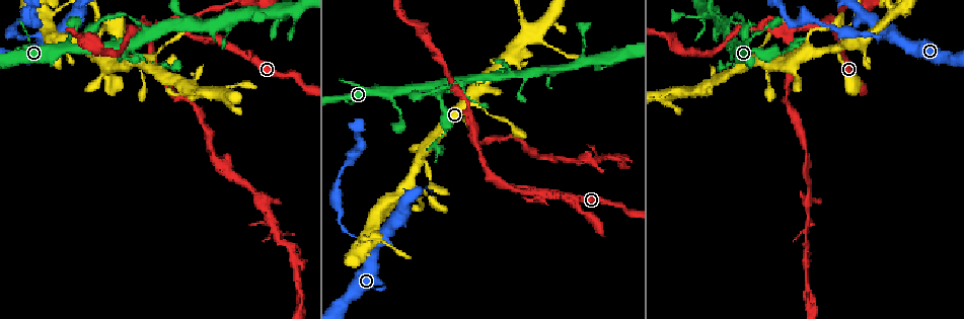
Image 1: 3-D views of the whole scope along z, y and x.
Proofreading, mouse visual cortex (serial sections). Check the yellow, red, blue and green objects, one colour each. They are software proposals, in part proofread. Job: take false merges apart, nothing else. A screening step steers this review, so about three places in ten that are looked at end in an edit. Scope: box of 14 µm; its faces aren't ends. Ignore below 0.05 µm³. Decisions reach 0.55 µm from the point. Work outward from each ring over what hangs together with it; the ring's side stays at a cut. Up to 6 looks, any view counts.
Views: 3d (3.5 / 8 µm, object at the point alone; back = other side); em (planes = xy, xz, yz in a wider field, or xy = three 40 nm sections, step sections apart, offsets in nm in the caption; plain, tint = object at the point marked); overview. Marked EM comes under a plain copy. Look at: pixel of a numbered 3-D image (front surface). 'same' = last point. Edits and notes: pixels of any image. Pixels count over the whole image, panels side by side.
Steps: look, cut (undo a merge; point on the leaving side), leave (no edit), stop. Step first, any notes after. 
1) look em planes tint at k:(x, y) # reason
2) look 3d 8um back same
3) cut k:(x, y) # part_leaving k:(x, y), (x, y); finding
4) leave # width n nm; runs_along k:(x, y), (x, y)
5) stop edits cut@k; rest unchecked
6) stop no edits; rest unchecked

look 3d 3.5um at 1:(187, 35) # arms part here

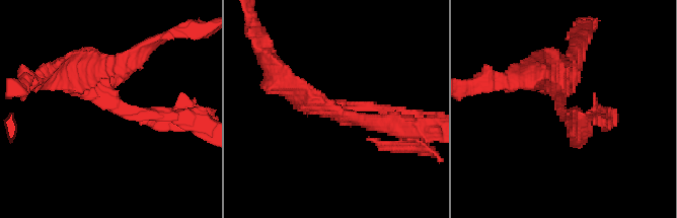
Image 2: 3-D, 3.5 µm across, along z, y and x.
look em xy step 1 tint at 2:(561, 95)

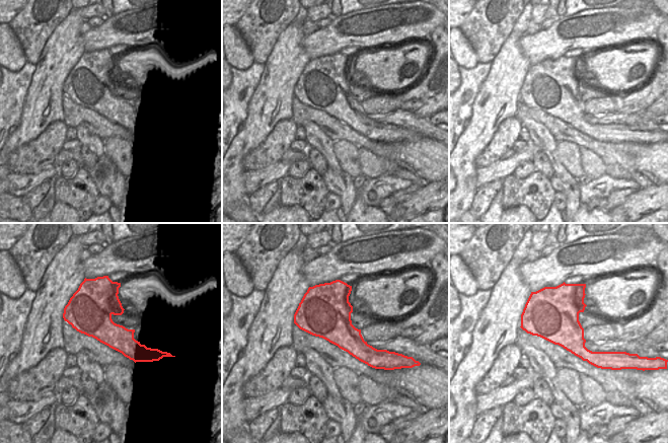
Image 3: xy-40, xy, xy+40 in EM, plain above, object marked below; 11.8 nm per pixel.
leave # width 500 nm; runs_along 2:(164, 116), (46, 75); one cell here

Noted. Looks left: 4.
look 3d 3.5um at 1:(793, 30) # sharp bend

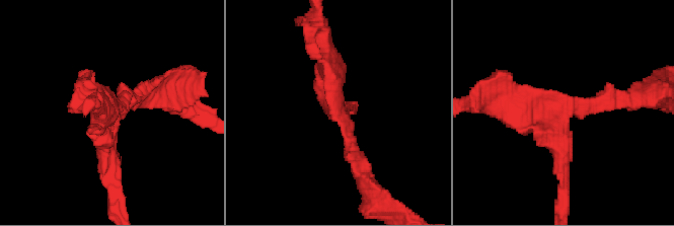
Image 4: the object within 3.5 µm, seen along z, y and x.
look em xy step 2 tint at 4:(562, 116)

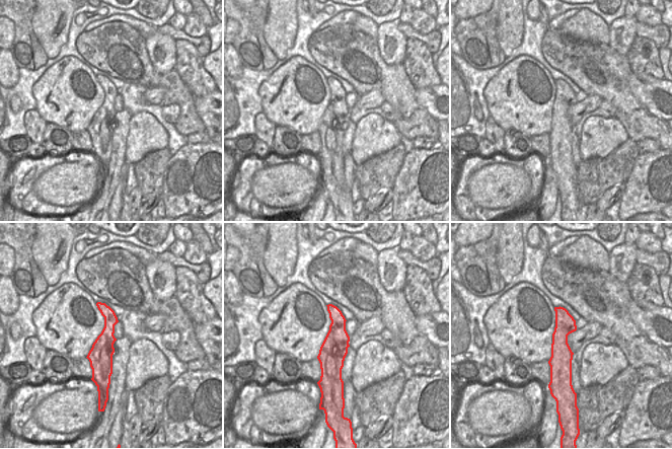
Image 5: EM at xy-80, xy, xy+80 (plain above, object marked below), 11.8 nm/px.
leave # runs_along 5:(99, 305), (108, 314), (106, 379); continuous, no second cell

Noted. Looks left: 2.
look 3d 3.5um at 1:(468, 79) # sharp bend

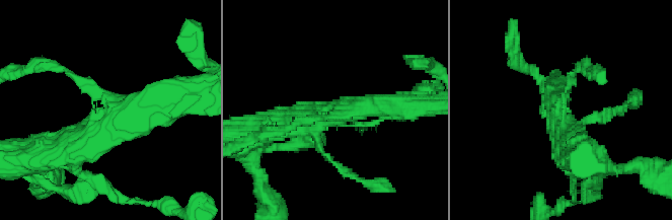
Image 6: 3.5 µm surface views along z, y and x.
look em xy step 2 tint at 6:(110, 123) # arms 3; arm_widths 150, 400, 400 nm; shape alone is not enough

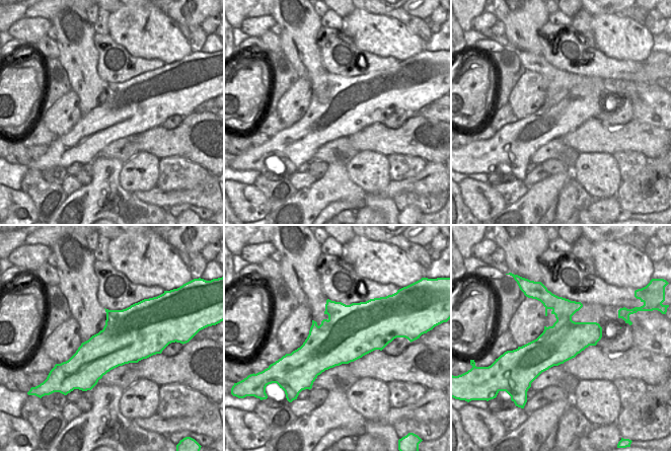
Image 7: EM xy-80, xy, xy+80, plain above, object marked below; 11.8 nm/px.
leave # all the same cell

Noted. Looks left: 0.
stop no edits; rest unchecked

